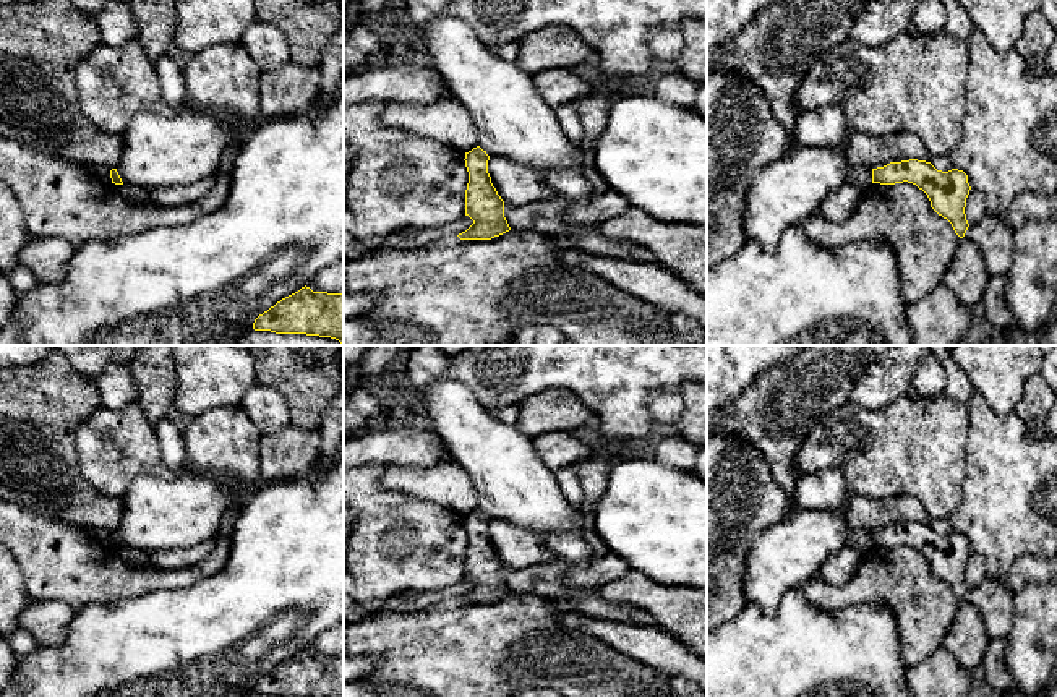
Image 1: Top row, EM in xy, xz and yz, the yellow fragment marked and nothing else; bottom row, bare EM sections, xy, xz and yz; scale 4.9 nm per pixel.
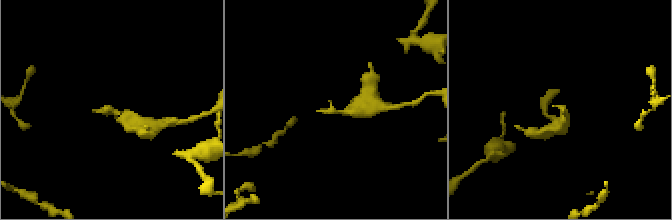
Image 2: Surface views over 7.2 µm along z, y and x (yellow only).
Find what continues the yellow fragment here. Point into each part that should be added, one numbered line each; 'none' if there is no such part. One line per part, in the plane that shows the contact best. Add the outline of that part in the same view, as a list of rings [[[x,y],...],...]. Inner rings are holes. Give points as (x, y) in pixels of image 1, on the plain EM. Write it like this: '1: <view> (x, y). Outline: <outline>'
none

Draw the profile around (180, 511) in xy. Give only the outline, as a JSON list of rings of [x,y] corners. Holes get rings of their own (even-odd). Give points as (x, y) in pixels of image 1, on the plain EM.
[[[185,472],[165,478],[141,475],[122,499],[123,514],[117,535],[123,548],[160,553],[216,540],[224,512],[238,507],[238,488],[211,475]]]

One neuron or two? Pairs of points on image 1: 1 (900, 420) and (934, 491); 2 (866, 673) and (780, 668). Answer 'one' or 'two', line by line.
1: one
2: one

